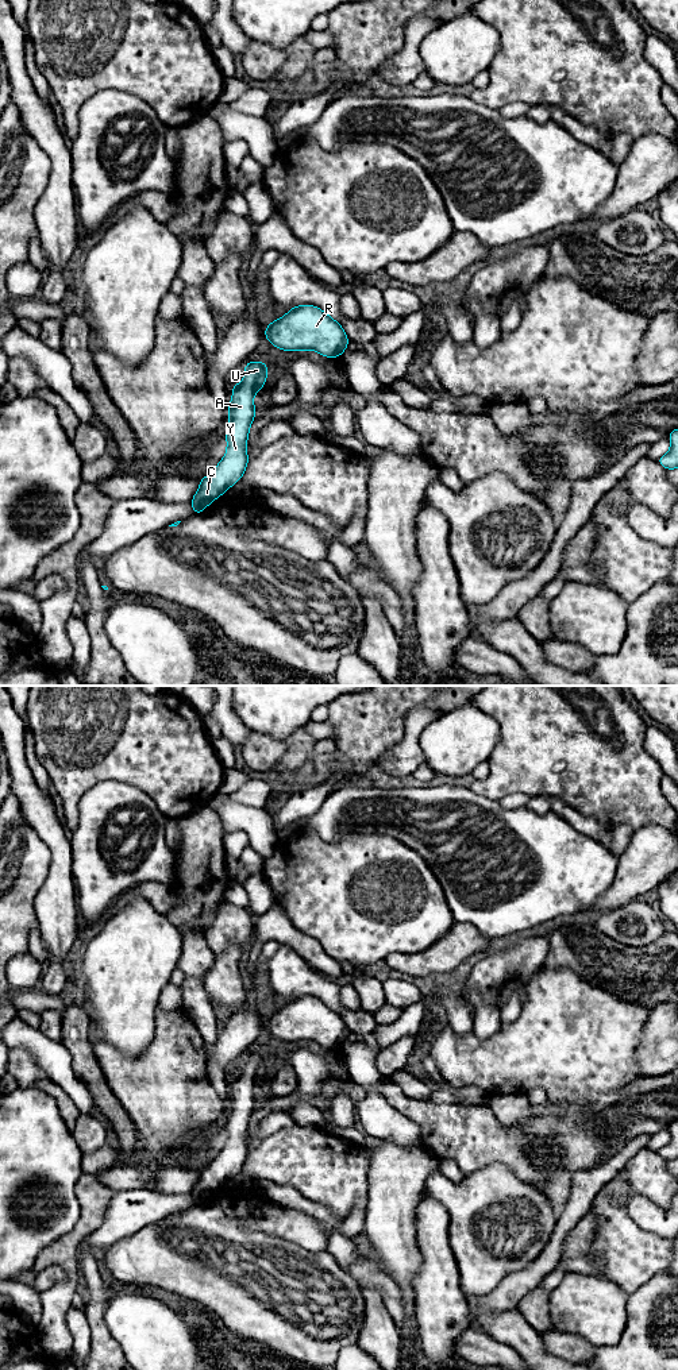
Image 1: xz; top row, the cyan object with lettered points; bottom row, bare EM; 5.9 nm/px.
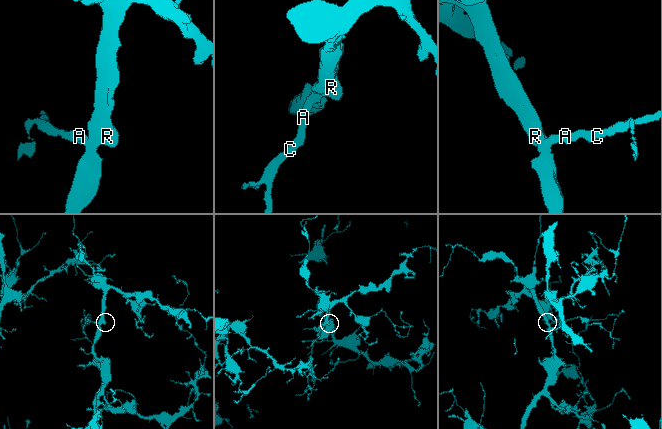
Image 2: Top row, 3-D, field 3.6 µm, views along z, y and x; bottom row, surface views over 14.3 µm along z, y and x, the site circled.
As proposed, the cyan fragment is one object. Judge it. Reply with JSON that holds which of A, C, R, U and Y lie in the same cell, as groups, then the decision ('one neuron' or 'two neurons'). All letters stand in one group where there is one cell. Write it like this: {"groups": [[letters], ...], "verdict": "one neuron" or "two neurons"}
{"groups": [["A", "C", "R", "U", "Y"]], "verdict": "one neuron"}

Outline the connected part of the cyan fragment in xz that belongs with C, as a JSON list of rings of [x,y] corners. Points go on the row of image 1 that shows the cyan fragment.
[[[247,362],[244,378],[240,383],[232,385],[232,400],[228,404],[227,452],[216,468],[200,481],[197,493],[190,501],[193,514],[203,513],[217,497],[224,494],[244,474],[249,463],[246,443],[257,408],[253,404],[254,395],[267,378],[267,363]]]

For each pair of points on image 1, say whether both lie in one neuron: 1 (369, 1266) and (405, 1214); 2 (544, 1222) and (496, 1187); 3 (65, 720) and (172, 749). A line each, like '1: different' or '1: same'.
1: different
2: same
3: same

